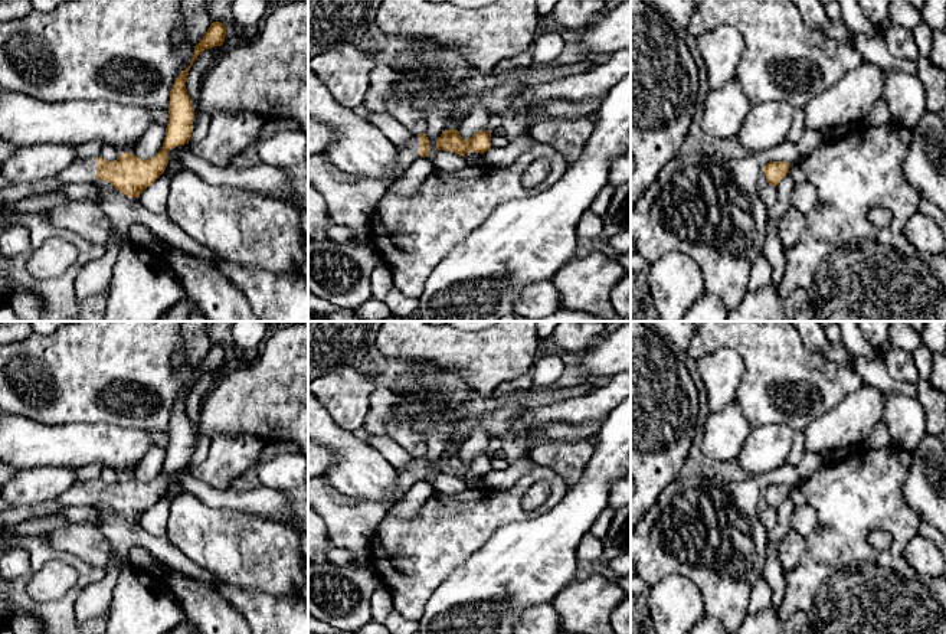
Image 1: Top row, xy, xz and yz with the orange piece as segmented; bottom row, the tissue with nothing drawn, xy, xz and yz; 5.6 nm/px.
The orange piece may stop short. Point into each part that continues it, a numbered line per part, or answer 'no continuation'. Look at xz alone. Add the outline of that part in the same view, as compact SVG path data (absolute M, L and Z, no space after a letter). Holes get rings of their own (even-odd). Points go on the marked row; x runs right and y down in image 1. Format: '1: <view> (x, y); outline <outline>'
1: xz (350, 199); outline M419 135L397 147L399 169L390 176L357 176L338 170L325 154L308 157L308 183L323 196L330 219L353 231L354 238L369 235L369 225L389 186L420 157Z

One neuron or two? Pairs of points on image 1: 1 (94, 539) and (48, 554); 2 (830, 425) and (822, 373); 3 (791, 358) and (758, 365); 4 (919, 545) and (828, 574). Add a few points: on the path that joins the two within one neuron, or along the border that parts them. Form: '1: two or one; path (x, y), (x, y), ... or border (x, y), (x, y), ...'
1: two; border (42, 533), (52, 546), (71, 552), (91, 565)
2: two; border (856, 389), (850, 391), (802, 431)
3: one; path (782, 365), (766, 365)
4: two; border (917, 532), (906, 543), (903, 558), (923, 578)

